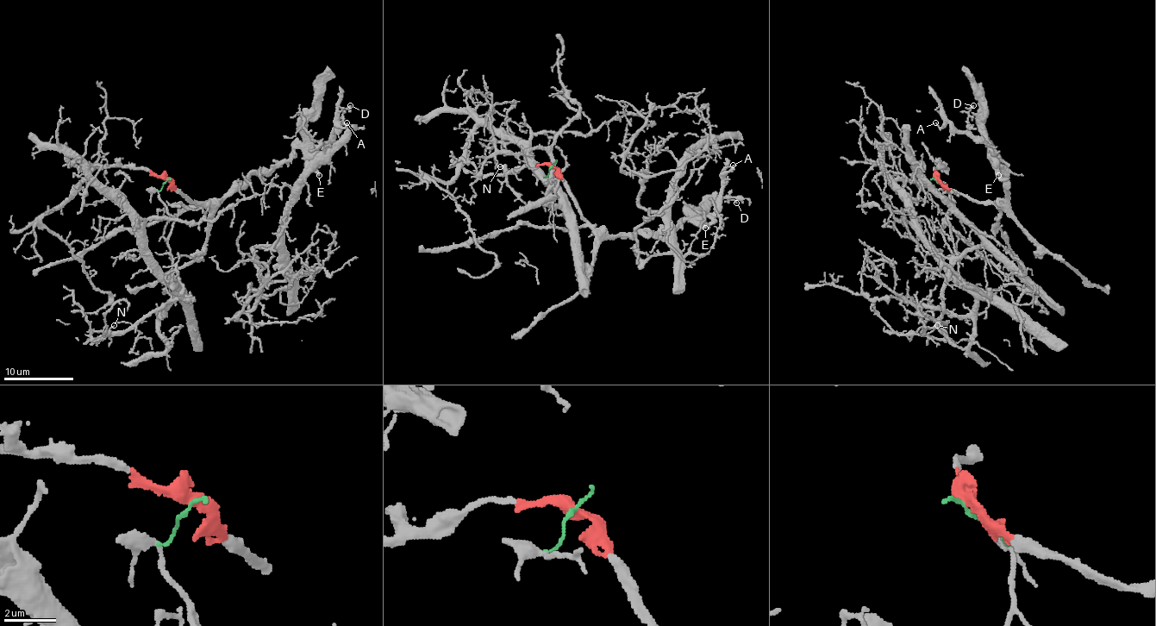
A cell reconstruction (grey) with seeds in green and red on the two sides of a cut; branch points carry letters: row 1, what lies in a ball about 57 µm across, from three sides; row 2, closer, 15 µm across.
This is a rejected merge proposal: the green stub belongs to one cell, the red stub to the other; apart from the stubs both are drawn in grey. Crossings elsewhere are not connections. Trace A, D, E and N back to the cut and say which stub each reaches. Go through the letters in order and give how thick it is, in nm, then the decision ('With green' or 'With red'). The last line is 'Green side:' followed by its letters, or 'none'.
A: Thickness 110 nm. With red
D: Thickness 130 nm. With red
E: Thickness 280 nm. With red
N: Thickness 100 nm. With green
Green side: N

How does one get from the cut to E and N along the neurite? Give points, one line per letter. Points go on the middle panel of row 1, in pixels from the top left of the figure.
E: (553, 165), (574, 204), (591, 224), (609, 234), (673, 229), (687, 219), (705, 228)
N: (553, 165), (544, 178), (559, 177), (556, 204), (547, 196), (551, 156), (544, 149), (498, 153), (501, 166)

